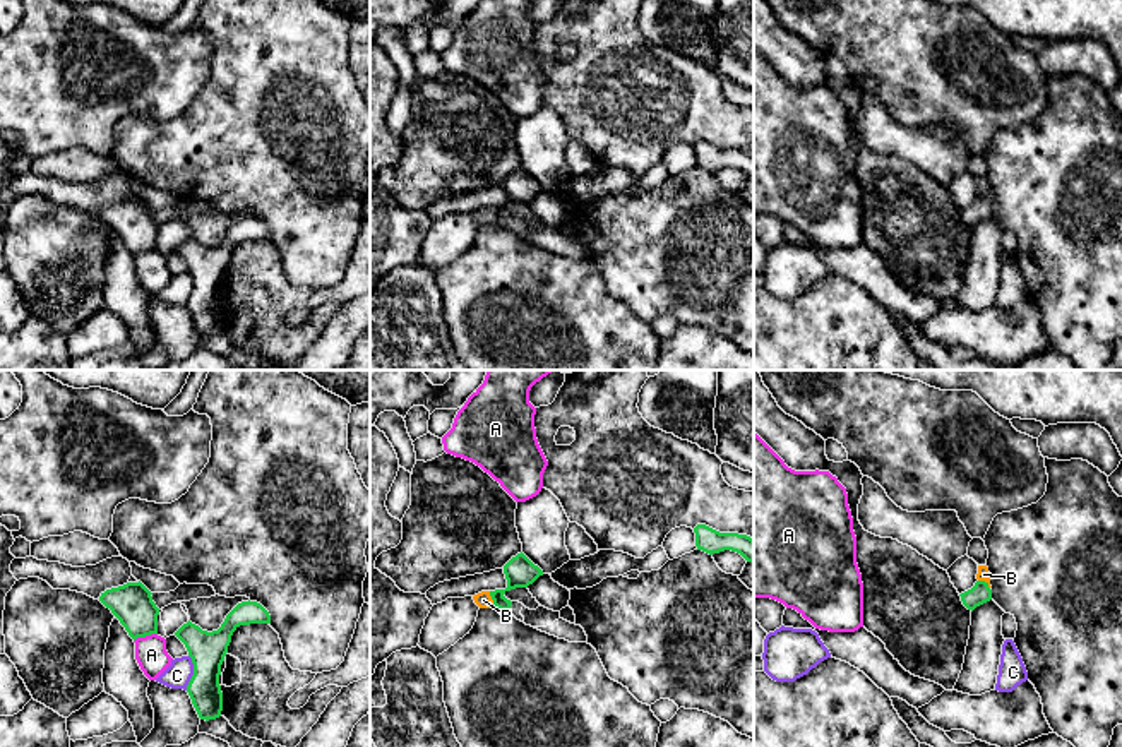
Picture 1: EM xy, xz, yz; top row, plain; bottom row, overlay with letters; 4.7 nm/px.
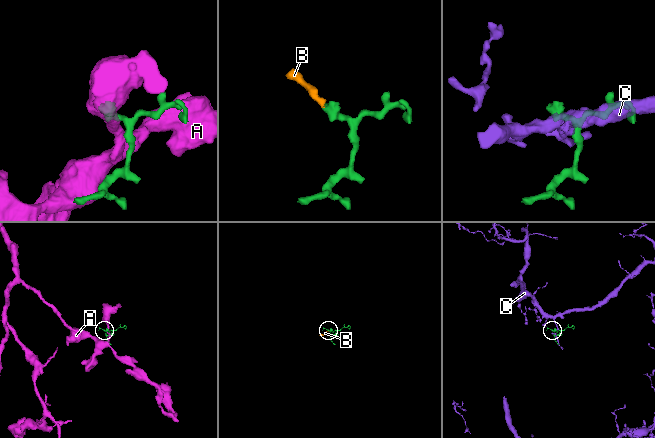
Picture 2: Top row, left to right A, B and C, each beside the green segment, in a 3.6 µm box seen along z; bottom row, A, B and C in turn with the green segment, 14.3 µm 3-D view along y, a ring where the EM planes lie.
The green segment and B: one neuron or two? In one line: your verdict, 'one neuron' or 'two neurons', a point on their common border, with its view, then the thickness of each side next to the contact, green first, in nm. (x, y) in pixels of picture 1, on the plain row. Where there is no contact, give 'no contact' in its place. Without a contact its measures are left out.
one neuron; contact xz (492, 215); calibres 150 and 80 nm

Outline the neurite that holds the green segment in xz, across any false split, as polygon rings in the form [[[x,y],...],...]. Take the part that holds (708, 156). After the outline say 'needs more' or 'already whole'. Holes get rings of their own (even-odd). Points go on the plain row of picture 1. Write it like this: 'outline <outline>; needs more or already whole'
outline [[[706,140],[694,144],[695,163],[709,171],[731,166],[740,170],[747,178],[754,178],[754,156],[738,149],[719,149]]]; already whole

